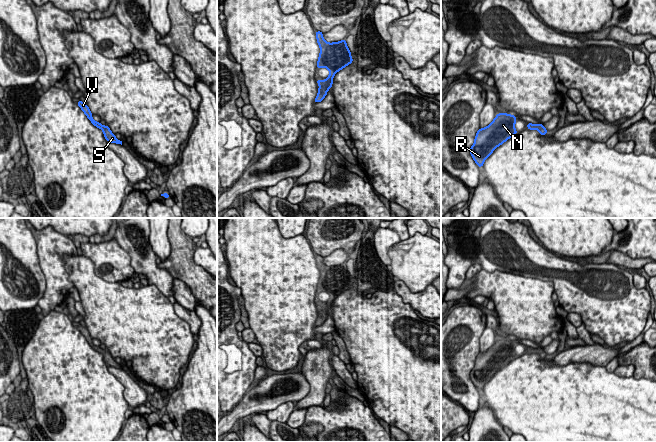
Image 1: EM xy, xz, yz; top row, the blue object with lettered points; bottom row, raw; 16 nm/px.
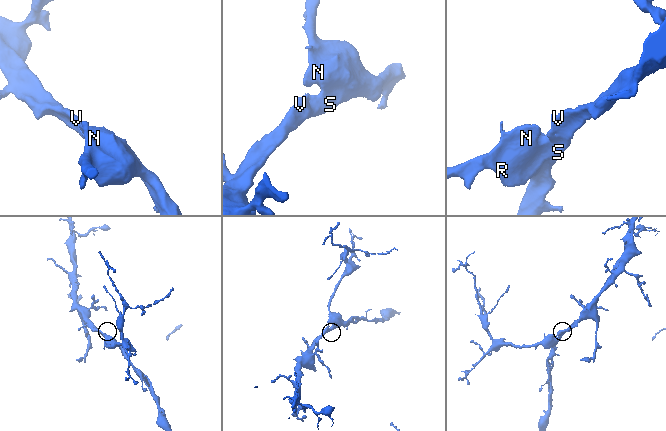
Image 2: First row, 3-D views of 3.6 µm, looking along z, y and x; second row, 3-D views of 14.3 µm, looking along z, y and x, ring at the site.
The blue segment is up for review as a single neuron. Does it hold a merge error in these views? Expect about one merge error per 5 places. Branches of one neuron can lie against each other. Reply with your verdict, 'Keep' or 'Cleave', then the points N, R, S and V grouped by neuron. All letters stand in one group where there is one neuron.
Keep. Groups: N R S V

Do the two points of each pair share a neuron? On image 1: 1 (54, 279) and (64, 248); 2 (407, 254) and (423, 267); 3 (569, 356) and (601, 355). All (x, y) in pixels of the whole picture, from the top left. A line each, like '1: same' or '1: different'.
1: same
2: same
3: same

